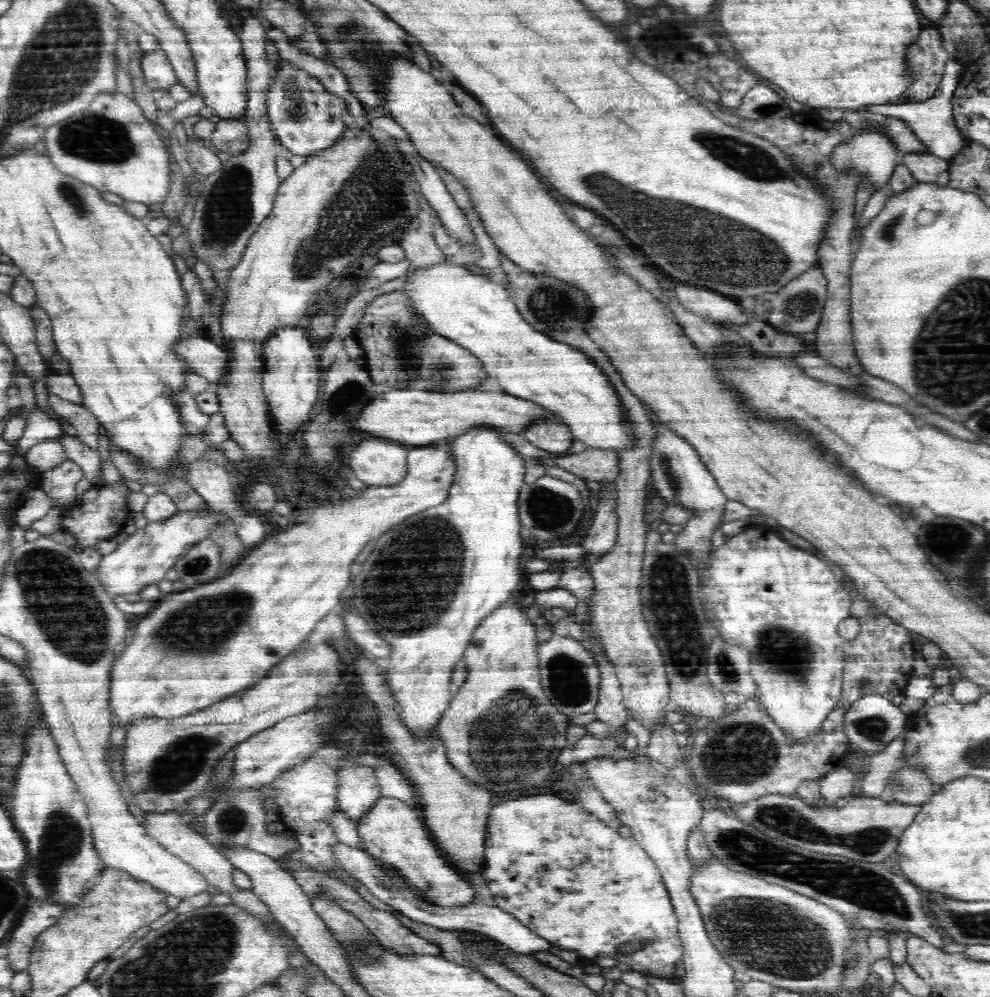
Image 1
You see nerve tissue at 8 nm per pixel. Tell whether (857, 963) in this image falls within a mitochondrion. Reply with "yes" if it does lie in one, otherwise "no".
yes

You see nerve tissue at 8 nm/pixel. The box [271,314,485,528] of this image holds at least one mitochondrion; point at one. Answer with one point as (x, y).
(342, 401)

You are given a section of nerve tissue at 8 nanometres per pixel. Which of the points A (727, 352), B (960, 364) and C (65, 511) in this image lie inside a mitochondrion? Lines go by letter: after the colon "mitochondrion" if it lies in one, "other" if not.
A: other
B: mitochondrion
C: other

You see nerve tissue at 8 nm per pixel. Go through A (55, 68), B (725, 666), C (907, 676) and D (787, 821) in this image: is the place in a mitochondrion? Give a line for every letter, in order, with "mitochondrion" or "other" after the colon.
A: mitochondrion
B: mitochondrion
C: other
D: mitochondrion

